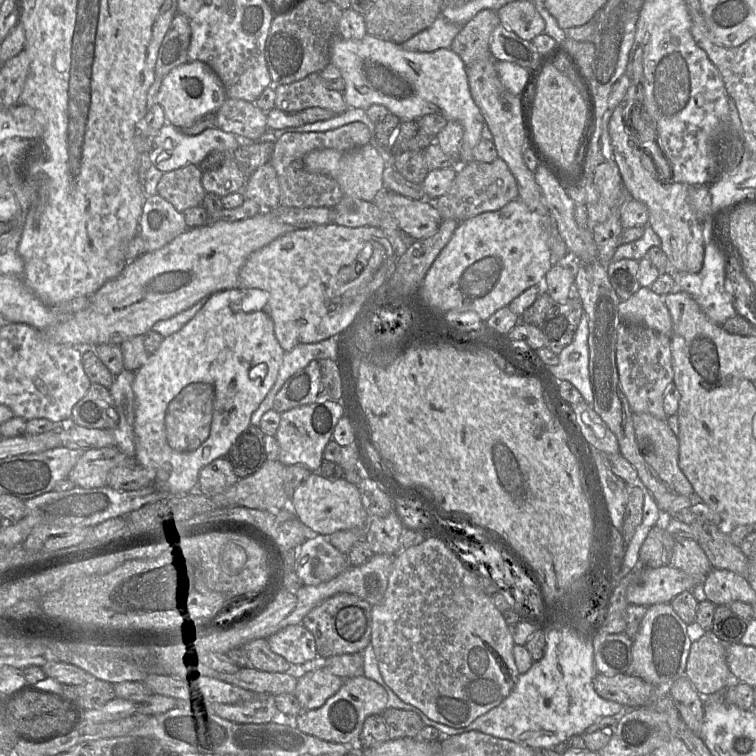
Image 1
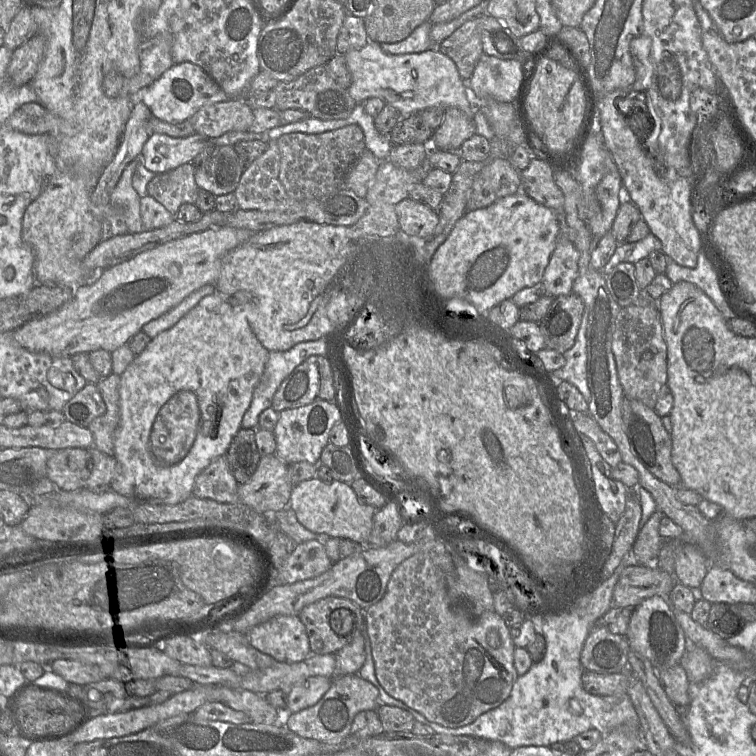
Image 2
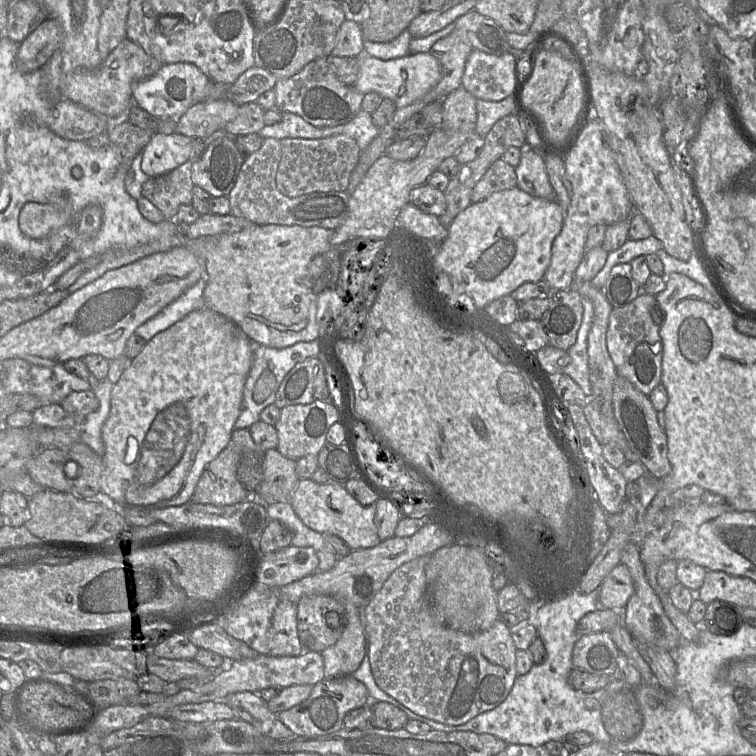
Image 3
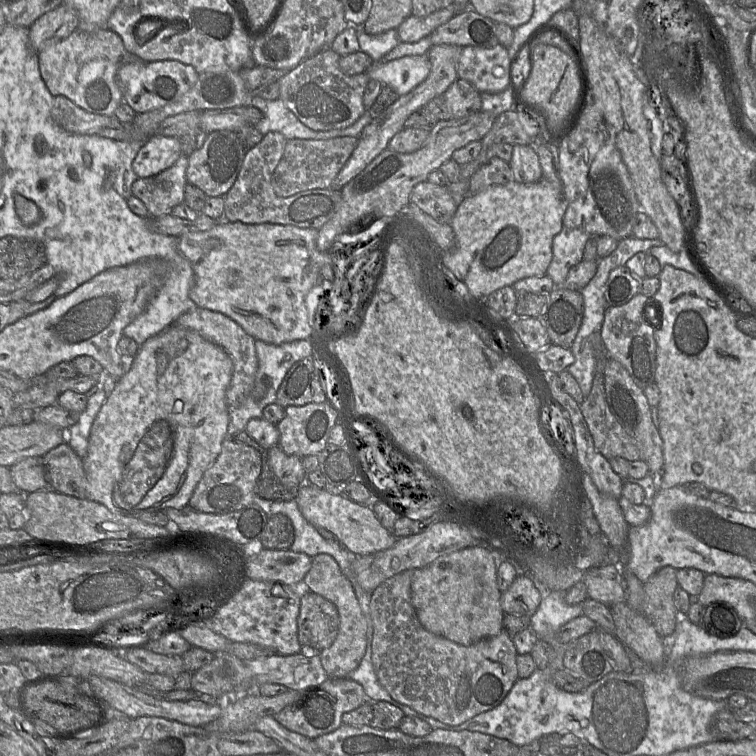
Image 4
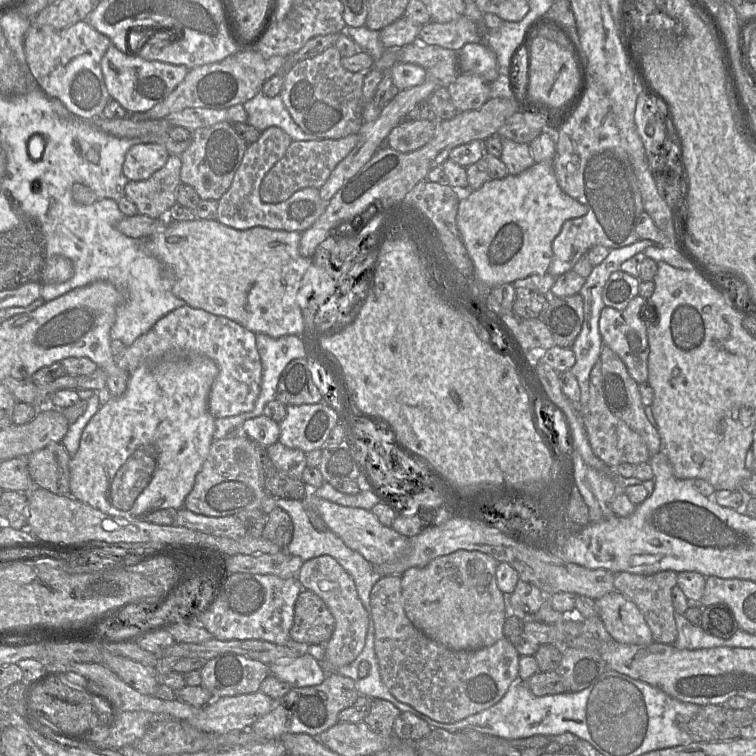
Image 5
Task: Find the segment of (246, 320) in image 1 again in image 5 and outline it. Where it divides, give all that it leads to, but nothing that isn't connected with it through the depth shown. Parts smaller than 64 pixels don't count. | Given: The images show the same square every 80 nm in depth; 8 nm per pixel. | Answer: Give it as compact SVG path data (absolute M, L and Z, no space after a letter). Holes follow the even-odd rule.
M195 357L189 360L170 360L153 366L139 366L130 374L126 391L119 397L111 397L106 404L99 408L84 428L79 449L70 461L70 490L72 497L105 514L126 519L145 519L148 514L156 510L168 508L180 509L184 507L185 499L194 486L195 477L207 459L210 446L214 440L216 419L209 411L209 395L218 373L218 365L208 357Z

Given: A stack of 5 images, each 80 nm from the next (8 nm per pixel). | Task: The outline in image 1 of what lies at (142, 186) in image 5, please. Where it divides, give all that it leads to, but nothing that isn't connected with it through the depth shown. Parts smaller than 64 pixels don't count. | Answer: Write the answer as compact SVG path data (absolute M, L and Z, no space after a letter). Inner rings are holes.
M196 165L165 172L157 184L157 194L181 213L200 206L206 194L201 183L202 174Z

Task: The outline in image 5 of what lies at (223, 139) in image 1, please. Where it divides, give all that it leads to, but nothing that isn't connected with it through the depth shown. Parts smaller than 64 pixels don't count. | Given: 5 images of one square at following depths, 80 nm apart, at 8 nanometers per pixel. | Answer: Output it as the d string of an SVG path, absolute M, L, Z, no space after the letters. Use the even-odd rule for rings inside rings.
M136 144L127 151L122 170L129 180L145 180L161 169L169 156L168 150L160 144Z

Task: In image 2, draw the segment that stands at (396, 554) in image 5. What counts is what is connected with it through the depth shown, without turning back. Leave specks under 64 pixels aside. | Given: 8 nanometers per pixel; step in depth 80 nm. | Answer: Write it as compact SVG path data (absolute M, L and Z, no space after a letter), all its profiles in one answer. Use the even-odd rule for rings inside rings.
M317 477L302 481L293 487L289 507L295 512L298 521L313 533L369 545L377 509L360 503L350 483L335 480L326 483Z

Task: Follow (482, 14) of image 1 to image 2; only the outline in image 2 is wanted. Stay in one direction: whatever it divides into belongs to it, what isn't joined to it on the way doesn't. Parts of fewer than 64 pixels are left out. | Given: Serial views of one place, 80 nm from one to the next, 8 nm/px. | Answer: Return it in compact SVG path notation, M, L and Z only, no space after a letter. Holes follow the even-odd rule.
M478 18L466 21L449 37L442 40L438 44L438 50L455 62L461 78L468 81L480 56L484 53Z

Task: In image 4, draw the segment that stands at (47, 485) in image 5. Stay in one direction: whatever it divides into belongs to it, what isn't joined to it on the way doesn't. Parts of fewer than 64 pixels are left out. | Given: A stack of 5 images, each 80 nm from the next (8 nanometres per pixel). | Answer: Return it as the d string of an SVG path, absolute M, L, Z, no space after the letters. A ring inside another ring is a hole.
M64 442L44 456L46 479L60 493L87 499L87 478L83 458Z

